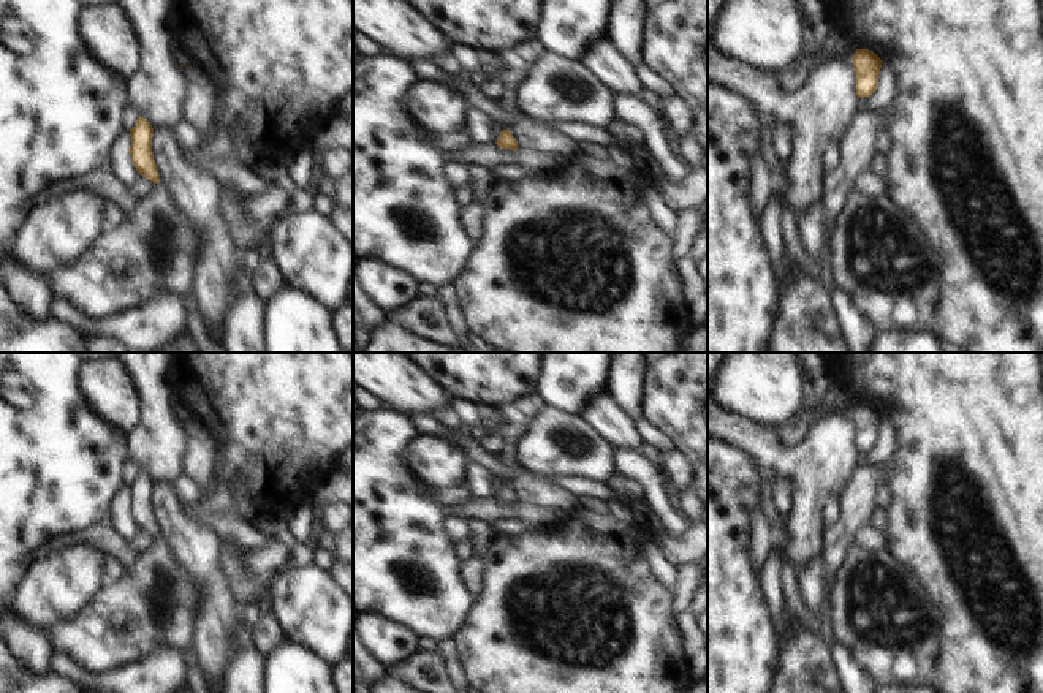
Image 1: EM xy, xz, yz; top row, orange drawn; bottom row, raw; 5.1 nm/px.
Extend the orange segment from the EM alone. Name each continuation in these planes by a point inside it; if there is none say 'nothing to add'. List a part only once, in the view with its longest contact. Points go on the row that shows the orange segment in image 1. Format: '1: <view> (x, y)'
1: xy (154, 249)

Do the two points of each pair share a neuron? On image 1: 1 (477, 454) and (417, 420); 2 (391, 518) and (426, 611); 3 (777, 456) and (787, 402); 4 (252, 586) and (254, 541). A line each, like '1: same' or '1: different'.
1: same
2: same
3: different
4: different

